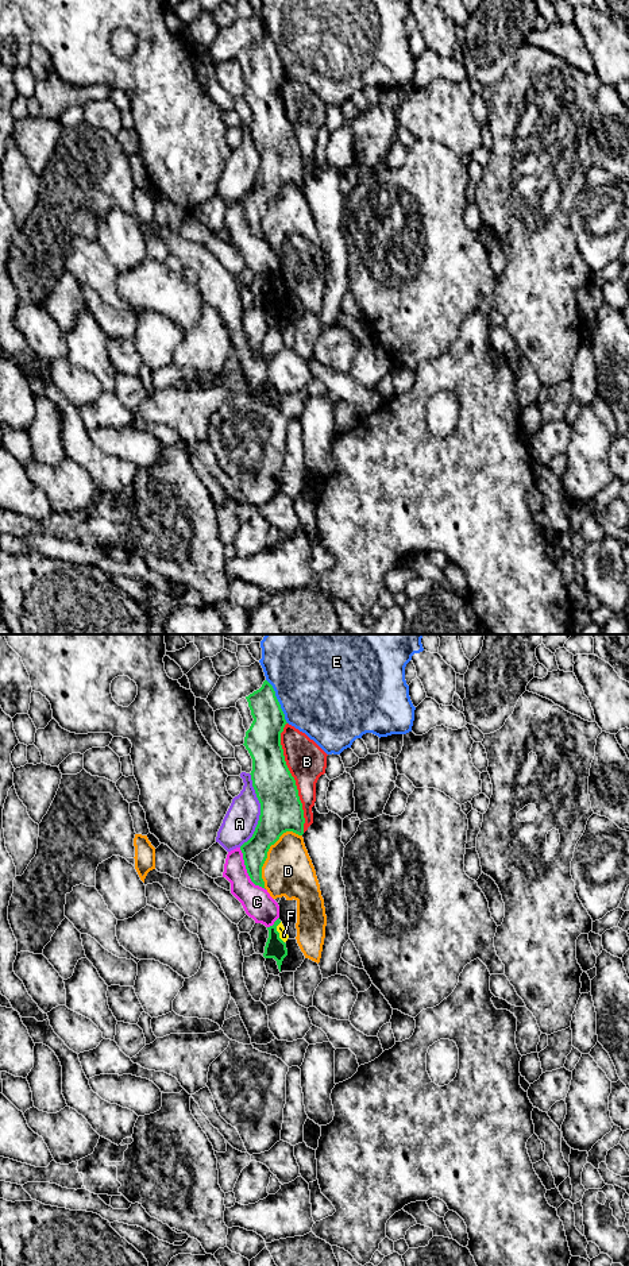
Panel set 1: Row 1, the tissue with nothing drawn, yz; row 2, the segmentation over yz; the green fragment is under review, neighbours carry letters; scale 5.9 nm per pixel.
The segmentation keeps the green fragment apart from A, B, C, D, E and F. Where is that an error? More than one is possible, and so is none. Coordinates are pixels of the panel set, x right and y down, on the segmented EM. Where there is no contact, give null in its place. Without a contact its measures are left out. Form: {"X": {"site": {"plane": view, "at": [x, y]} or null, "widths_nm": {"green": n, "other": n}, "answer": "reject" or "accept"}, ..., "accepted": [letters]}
{"A": {"site": {"plane": "yz", "at": [261, 811]}, "widths_nm": {"green": 260, "other": 200}, "answer": "reject"}, "B": {"site": {"plane": "yz", "at": [293, 778]}, "widths_nm": {"green": 260, "other": 240}, "answer": "reject"}, "C": {"site": {"plane": "yz", "at": [247, 871]}, "widths_nm": {"green": 150, "other": 180}, "answer": "reject"}, "D": {"site": {"plane": "yz", "at": [267, 850]}, "widths_nm": {"green": 240, "other": 300}, "answer": "reject"}, "E": {"site": {"plane": "yz", "at": [277, 701]}, "widths_nm": {"green": 220, "other": 480}, "answer": "reject"}, "F": {"site": {"plane": "yz", "at": [278, 933]}, "widths_nm": {"green": 120, "other": 50}, "answer": "reject"}, "accepted": []}

